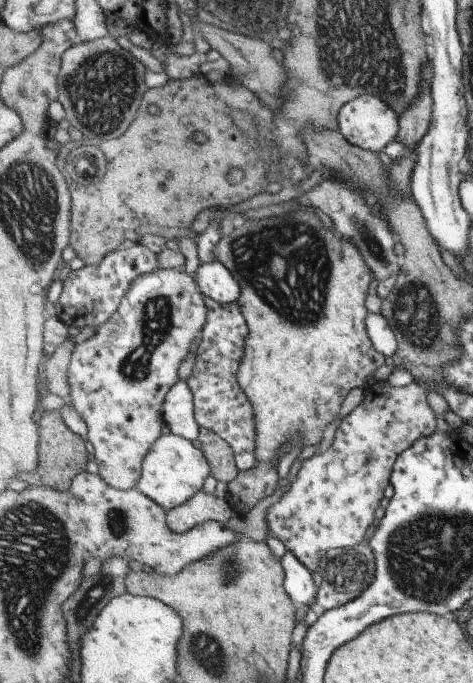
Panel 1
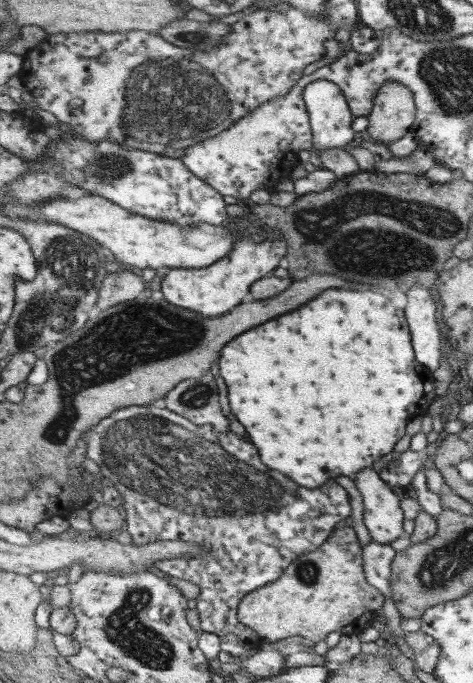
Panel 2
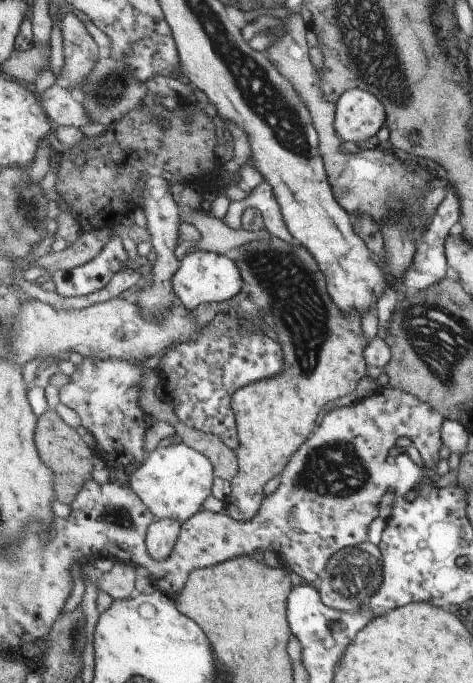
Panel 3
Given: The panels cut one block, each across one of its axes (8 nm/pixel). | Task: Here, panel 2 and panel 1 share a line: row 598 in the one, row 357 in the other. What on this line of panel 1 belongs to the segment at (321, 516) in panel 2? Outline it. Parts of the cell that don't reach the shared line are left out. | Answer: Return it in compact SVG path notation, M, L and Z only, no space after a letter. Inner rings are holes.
M204 295L204 301L208 305L208 322L200 344L195 348L195 364L187 379L194 394L196 421L201 428L208 428L226 440L235 451L240 470L248 471L258 465L256 412L238 379L250 333L248 319L238 302L221 304L207 295Z

